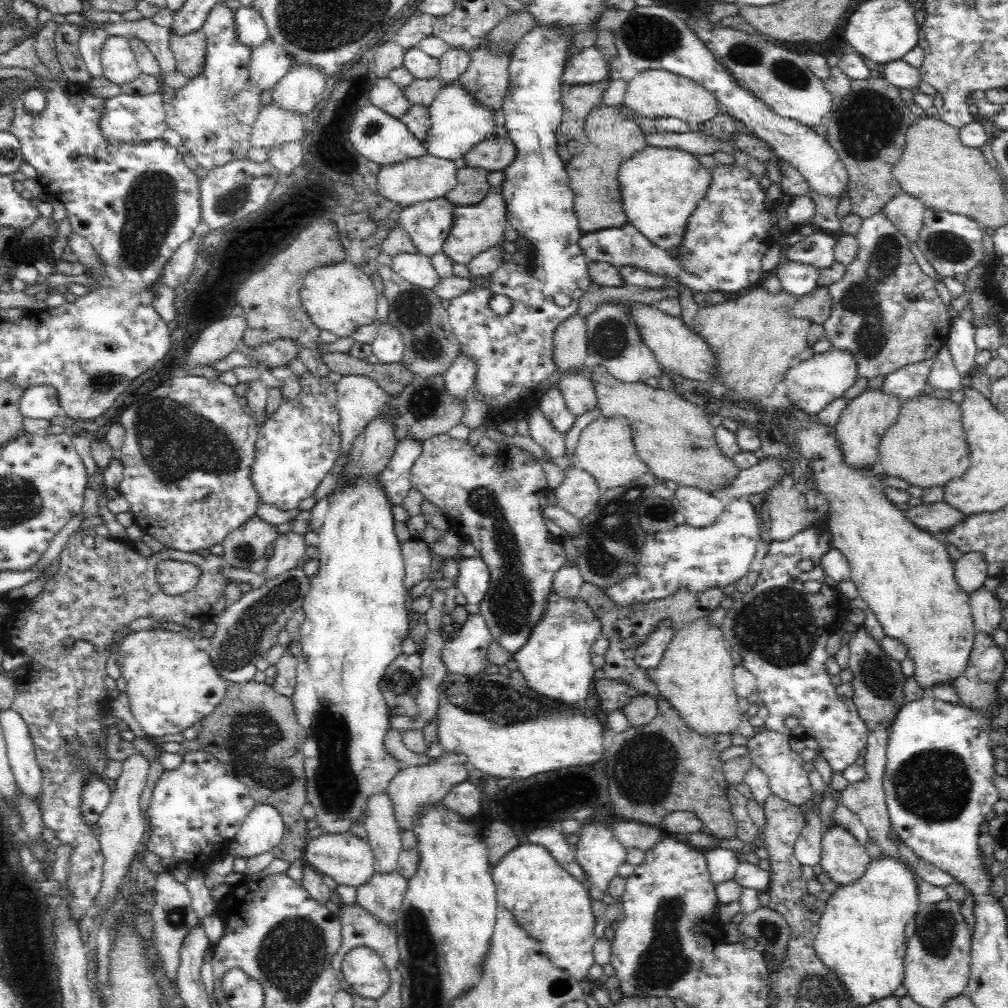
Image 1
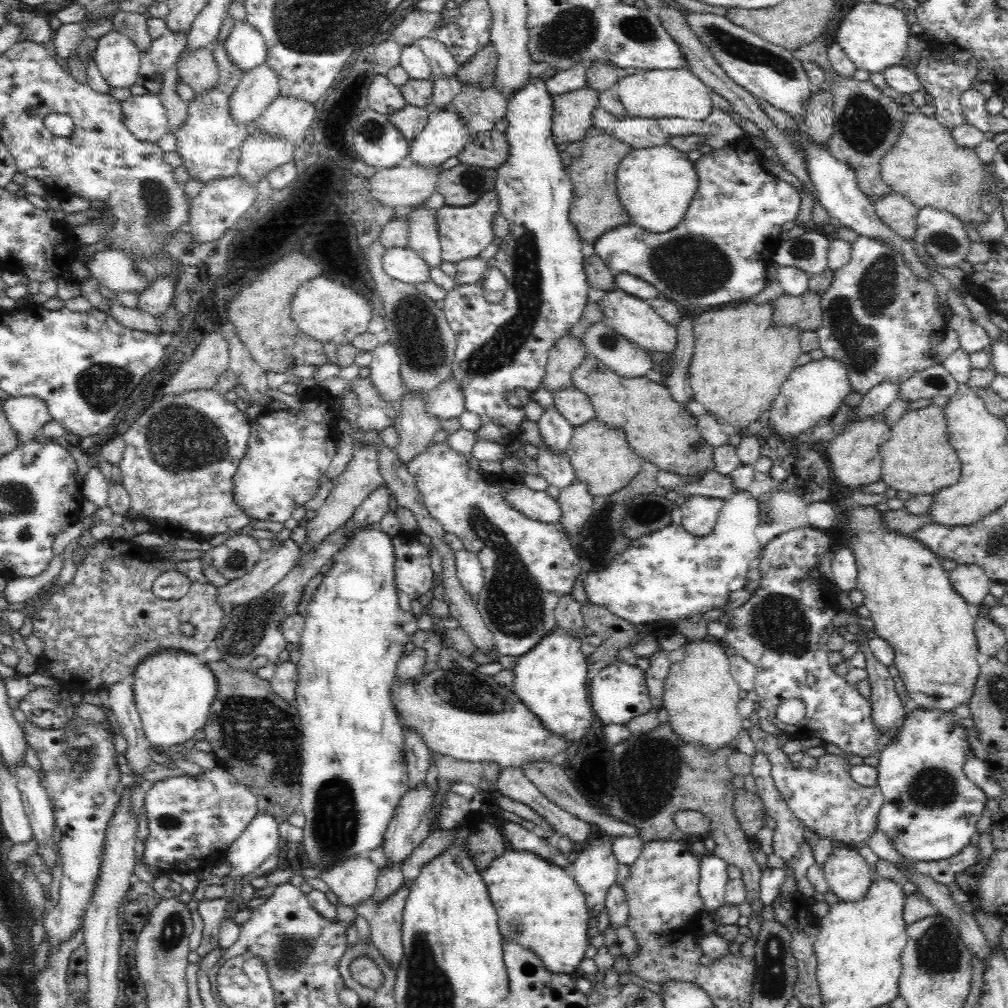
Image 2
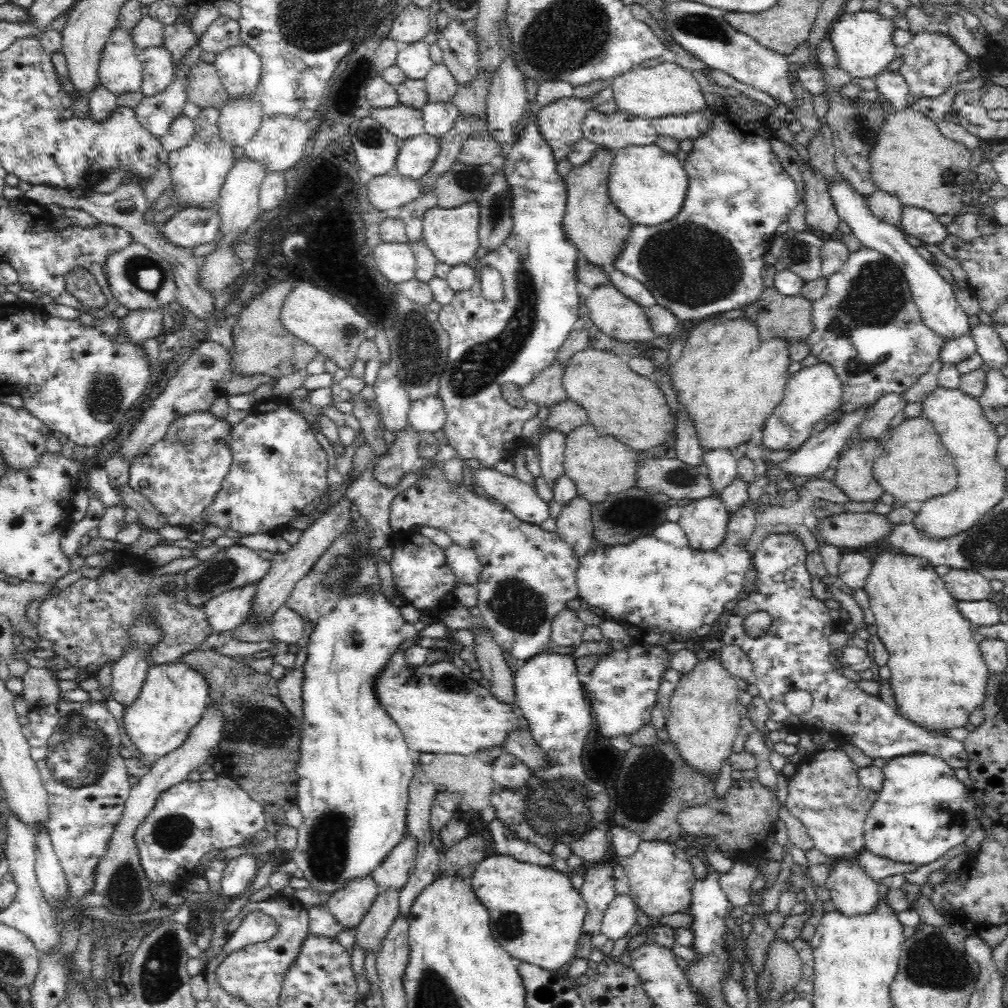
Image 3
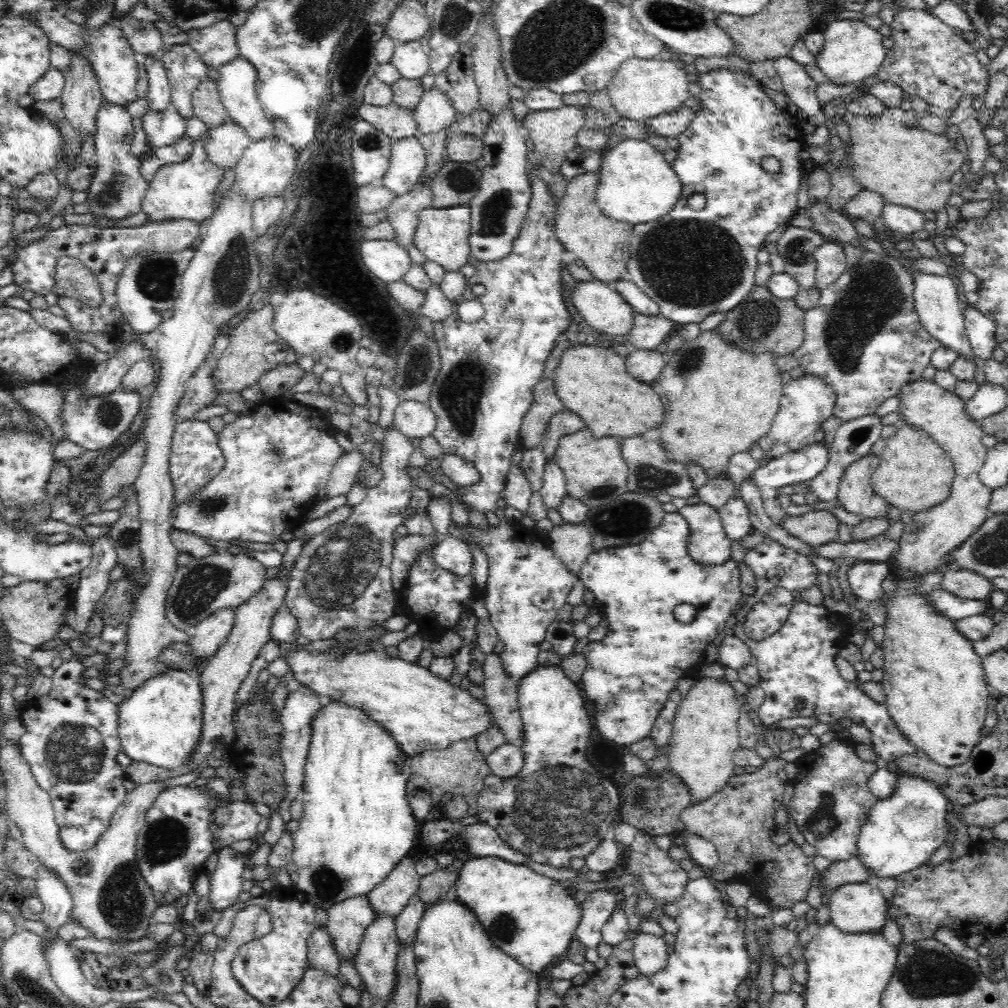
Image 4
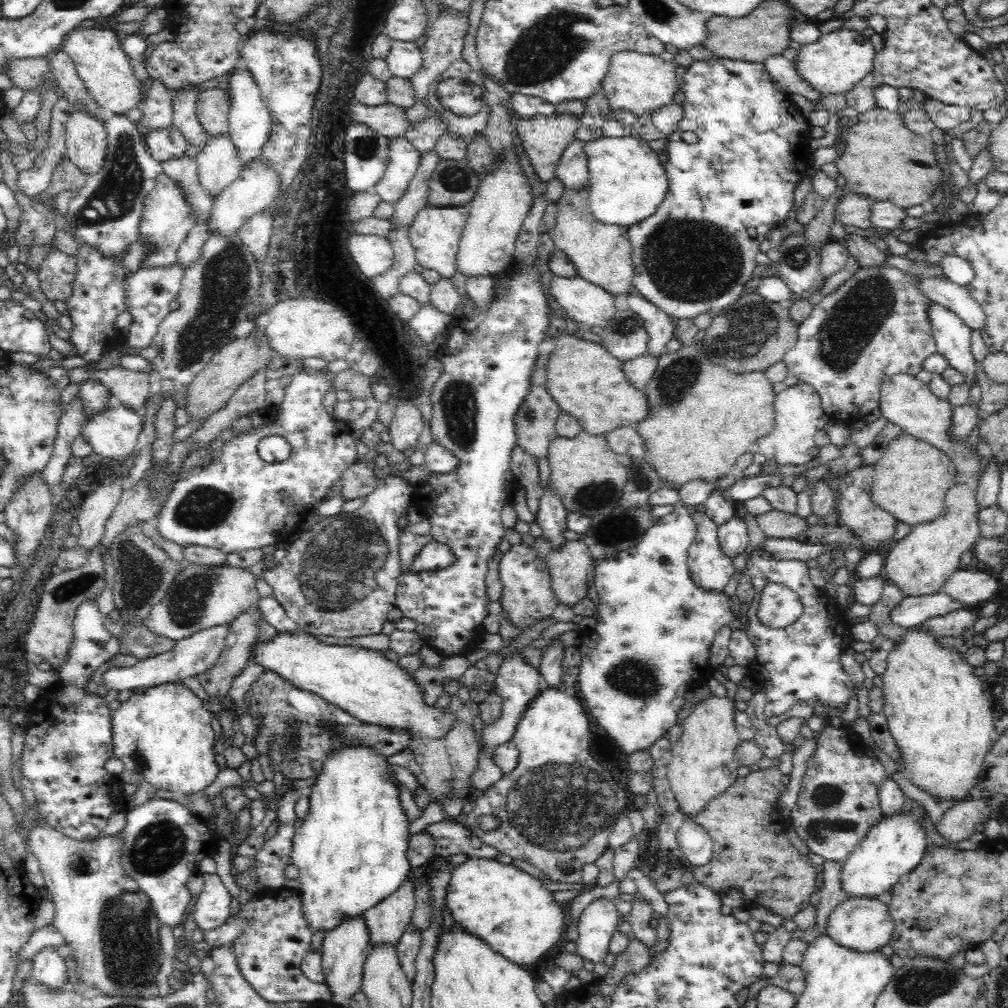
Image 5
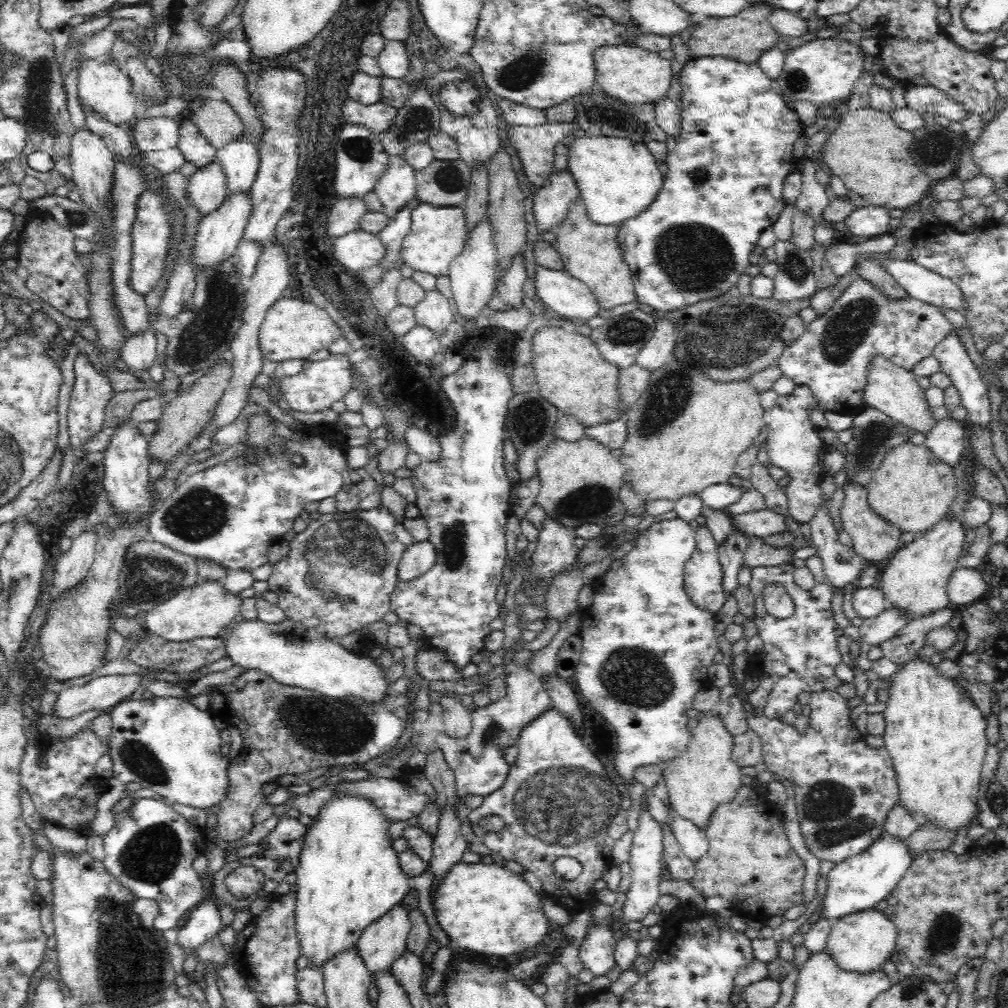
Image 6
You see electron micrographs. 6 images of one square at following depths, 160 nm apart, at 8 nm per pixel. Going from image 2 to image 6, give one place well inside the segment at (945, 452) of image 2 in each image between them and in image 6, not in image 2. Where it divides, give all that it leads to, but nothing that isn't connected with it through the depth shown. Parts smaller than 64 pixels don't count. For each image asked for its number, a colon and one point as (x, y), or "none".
3: (916, 466)
4: (915, 473)
5: (911, 479)
6: (912, 489)

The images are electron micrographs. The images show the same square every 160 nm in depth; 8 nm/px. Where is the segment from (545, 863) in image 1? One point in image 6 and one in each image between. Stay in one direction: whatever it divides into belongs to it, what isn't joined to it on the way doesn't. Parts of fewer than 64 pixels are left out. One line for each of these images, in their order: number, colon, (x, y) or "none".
2: (539, 904)
3: (536, 913)
4: (531, 917)
5: (509, 909)
6: (484, 907)

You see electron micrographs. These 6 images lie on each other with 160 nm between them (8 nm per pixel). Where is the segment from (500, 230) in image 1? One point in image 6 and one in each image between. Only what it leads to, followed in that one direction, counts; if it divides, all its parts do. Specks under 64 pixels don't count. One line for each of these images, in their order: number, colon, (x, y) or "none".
2: (464, 231)
3: (452, 234)
4: (441, 235)
5: (435, 234)
6: (437, 235)

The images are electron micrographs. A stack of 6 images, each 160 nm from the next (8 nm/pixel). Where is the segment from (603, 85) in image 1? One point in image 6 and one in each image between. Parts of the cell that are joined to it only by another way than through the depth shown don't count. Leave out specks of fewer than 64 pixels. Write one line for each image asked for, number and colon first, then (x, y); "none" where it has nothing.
2: (572, 115)
3: (560, 122)
4: (555, 131)
5: (544, 138)
6: (536, 145)

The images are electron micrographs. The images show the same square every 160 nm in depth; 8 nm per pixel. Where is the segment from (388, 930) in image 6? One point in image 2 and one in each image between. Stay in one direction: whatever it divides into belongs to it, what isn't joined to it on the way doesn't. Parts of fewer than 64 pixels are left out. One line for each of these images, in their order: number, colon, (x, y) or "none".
2: (409, 826)
3: (392, 873)
4: (389, 897)
5: (386, 921)

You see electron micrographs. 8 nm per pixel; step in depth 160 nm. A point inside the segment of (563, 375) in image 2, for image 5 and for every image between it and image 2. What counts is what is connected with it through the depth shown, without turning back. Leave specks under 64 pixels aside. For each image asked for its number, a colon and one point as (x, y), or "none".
3: (547, 389)
4: (546, 403)
5: (535, 422)

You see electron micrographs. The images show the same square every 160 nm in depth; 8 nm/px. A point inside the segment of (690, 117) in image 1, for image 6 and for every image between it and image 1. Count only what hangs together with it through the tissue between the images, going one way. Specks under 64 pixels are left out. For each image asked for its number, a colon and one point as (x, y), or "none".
2: (655, 94)
3: (667, 89)
4: (642, 89)
5: (640, 83)
6: (631, 74)

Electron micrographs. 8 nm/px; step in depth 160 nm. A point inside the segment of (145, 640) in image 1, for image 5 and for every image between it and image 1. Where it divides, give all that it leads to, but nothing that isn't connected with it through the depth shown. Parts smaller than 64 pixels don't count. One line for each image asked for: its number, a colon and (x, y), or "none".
2: (173, 690)
3: (174, 697)
4: (159, 723)
5: (163, 733)

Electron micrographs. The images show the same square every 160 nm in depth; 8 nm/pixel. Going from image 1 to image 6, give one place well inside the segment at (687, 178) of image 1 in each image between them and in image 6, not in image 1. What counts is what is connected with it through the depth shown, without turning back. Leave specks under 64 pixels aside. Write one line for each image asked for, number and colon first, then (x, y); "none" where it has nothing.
2: (655, 186)
3: (648, 185)
4: (637, 185)
5: (627, 183)
6: (618, 178)

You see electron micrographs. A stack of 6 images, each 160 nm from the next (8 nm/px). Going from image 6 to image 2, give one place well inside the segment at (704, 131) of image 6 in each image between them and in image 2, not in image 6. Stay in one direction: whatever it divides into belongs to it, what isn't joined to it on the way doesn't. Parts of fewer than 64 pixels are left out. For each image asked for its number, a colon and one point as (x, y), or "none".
2: (719, 253)
3: (710, 259)
4: (741, 152)
5: (726, 192)

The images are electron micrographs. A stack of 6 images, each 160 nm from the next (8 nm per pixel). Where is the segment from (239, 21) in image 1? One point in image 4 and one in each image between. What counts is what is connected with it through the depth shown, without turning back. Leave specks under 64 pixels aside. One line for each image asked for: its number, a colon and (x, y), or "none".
2: (245, 46)
3: (239, 67)
4: (237, 87)

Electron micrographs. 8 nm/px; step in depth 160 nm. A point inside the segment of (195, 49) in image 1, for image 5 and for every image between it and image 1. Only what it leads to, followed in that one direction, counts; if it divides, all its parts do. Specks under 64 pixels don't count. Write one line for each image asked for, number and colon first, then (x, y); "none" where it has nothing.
2: (195, 66)
3: (204, 88)
4: (207, 105)
5: (211, 108)

